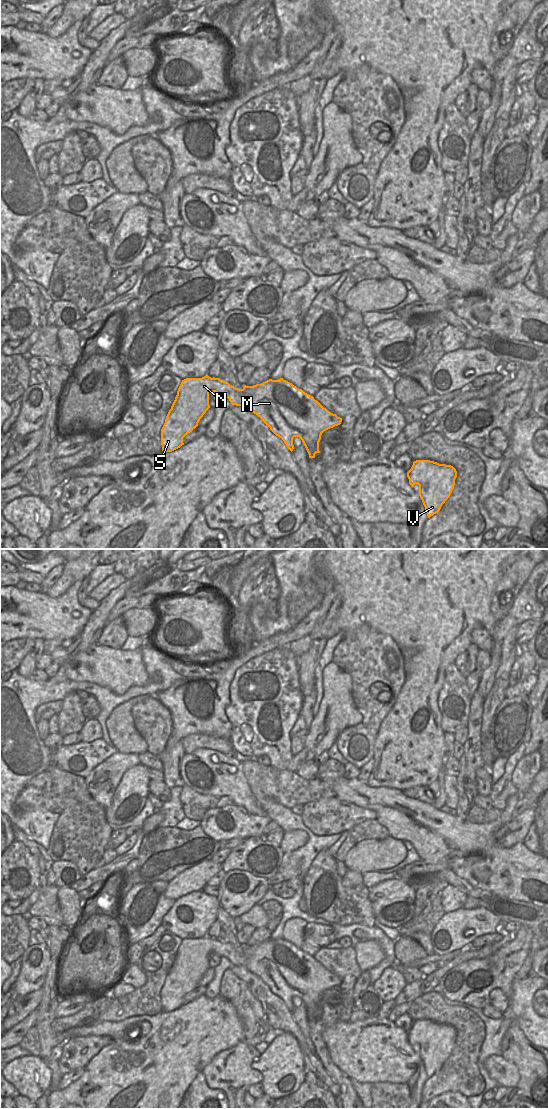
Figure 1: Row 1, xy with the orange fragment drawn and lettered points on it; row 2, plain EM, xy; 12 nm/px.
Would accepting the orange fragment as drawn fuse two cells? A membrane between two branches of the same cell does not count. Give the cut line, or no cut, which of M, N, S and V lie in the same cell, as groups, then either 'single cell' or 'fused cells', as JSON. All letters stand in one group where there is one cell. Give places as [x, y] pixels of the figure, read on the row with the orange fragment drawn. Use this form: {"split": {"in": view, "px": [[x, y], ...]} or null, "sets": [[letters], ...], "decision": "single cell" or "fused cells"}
{"split": null, "sets": [["M", "N", "S", "V"]], "decision": "single cell"}

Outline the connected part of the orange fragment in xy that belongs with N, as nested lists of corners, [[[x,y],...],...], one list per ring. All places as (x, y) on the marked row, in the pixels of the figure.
[[[208,375],[202,378],[186,378],[182,380],[178,388],[175,400],[161,429],[163,452],[172,452],[184,445],[183,438],[198,426],[200,419],[210,408],[210,392],[228,398],[232,405],[245,406],[256,414],[276,436],[284,441],[291,452],[294,449],[293,438],[299,437],[309,454],[309,458],[315,458],[315,454],[320,453],[319,442],[322,433],[342,422],[342,418],[324,408],[313,396],[298,389],[283,378],[269,379],[253,386],[244,385],[242,389]]]

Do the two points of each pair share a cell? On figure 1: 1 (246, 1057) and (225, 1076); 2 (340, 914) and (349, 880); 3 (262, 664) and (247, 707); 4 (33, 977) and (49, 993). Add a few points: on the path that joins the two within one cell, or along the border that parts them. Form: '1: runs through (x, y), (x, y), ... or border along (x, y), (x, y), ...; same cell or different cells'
1: runs through (241, 1060), (230, 1071); same cell
2: border along (341, 877), (341, 883), (347, 887), (362, 883); different cells
3: runs through (249, 670), (238, 678), (239, 694); same cell
4: border along (50, 964), (45, 980), (40, 988); different cells

